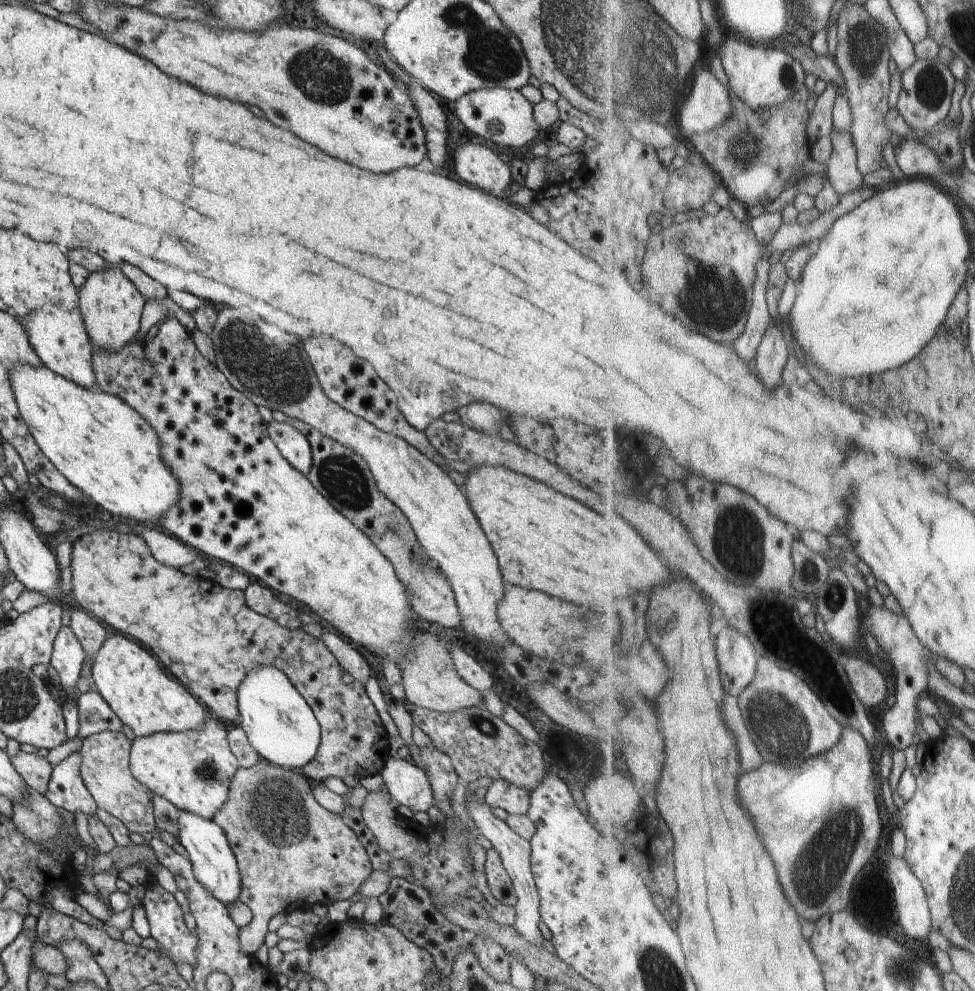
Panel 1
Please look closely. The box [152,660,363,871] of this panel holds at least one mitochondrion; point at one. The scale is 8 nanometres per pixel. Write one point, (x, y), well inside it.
(277, 814)

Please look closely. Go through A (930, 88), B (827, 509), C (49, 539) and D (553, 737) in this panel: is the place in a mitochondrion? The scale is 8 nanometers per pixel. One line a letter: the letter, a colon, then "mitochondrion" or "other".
A: mitochondrion
B: other
C: other
D: other

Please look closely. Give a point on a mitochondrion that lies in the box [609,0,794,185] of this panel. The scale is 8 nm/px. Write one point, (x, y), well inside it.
(662, 53)

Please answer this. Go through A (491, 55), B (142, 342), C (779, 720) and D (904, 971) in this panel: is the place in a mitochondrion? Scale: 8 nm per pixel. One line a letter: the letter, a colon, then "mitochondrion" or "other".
A: mitochondrion
B: other
C: mitochondrion
D: mitochondrion

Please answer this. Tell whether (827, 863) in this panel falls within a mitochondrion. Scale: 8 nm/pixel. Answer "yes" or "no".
yes

